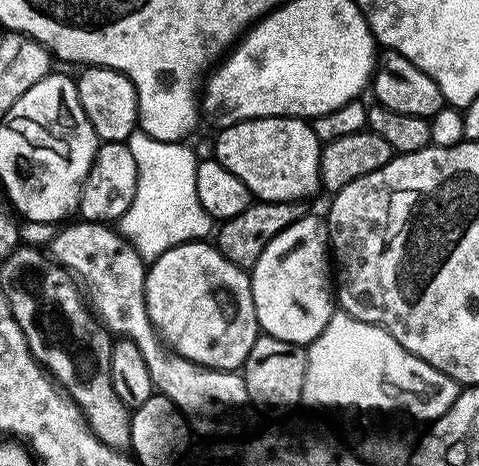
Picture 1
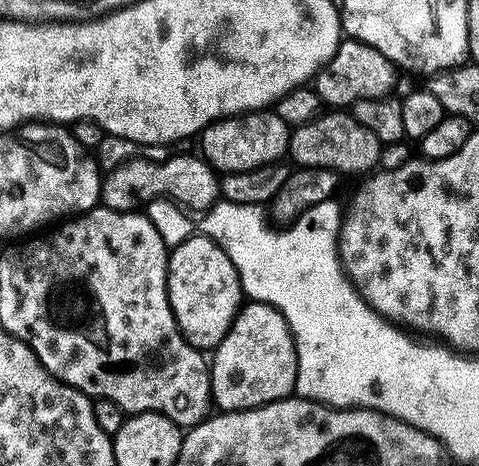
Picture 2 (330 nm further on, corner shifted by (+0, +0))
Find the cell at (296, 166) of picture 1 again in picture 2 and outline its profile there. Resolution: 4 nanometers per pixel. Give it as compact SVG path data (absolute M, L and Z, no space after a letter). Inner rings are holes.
M275 110L245 112L243 116L230 116L208 125L199 133L198 152L217 173L245 172L283 161L288 156L289 135L288 124L278 118Z

